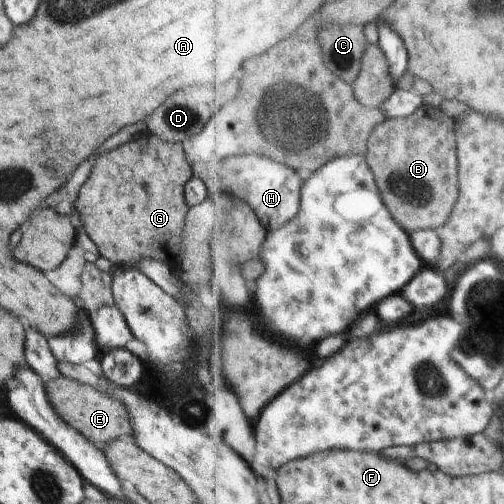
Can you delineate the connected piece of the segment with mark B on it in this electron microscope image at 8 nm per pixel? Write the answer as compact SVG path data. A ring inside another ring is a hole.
M424 106L411 117L391 118L377 125L367 146L366 160L374 171L386 206L402 228L409 234L425 229L440 230L451 217L460 196L457 119L443 114L439 107Z

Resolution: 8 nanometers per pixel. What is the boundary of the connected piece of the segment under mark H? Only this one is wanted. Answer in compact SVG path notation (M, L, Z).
M257 154L238 155L225 162L213 162L206 164L195 164L191 168L191 176L204 183L207 195L213 196L230 195L235 199L243 200L259 216L261 224L267 230L279 230L279 226L285 226L295 214L300 212L302 200L301 178L297 172L289 166L283 166L281 162L269 160Z

